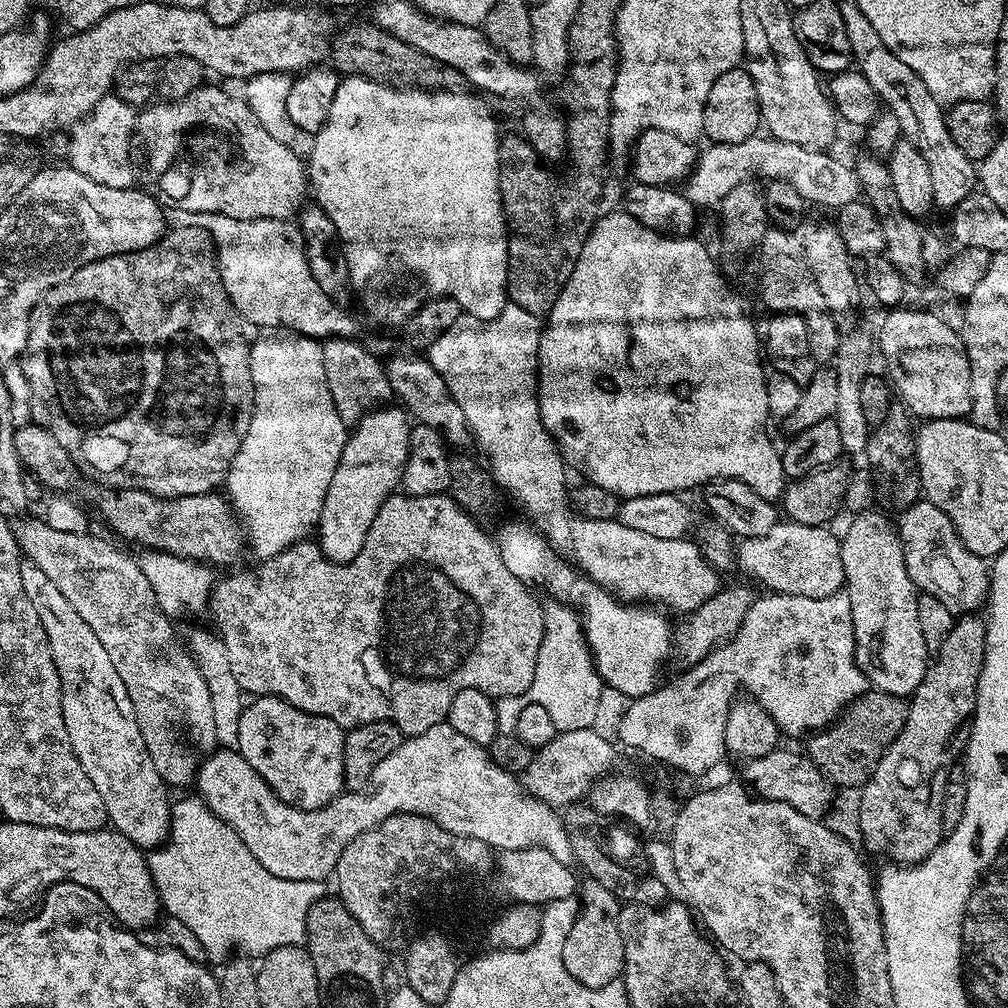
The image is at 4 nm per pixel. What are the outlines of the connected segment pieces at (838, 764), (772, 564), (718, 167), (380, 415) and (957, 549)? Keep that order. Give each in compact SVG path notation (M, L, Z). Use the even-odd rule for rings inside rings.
M869 690L852 701L827 728L807 737L806 755L821 769L833 785L859 789L878 766L882 754L898 738L906 722L908 700L902 696Z
M777 522L770 529L770 531L765 534L765 536L750 536L744 539L741 539L739 543L735 545L734 548L734 560L740 568L748 576L753 576L760 584L765 584L765 589L771 590L776 594L783 594L786 596L805 596L806 598L824 598L830 594L841 591L845 587L844 572L843 572L843 562L842 554L840 553L840 541L841 537L839 535L832 533L833 529L831 527L825 526L819 528L818 526L802 526L801 524L794 524L791 522Z
M757 134L746 138L746 142L737 144L709 143L707 147L705 152L703 149L697 155L692 173L682 184L685 198L694 206L719 205L720 200L726 198L730 190L734 190L734 186L747 180L755 181L757 178L764 182L790 182L790 186L794 186L794 190L798 190L798 194L802 194L802 198L809 205L821 204L824 208L832 208L831 210L839 210L846 206L846 202L854 202L862 192L855 171L847 163L824 150L794 146L792 142L775 140L767 134Z
M392 407L373 408L371 412L366 412L361 420L356 421L344 444L342 458L338 458L338 470L334 470L334 478L330 478L330 490L326 490L318 521L318 543L320 551L331 563L350 562L358 554L358 550L362 550L362 542L366 542L366 534L378 510L384 505L385 500L397 491L398 485L404 479L404 467L409 450L410 417L403 407Z
M918 499L916 504L901 511L899 516L898 531L902 554L905 556L906 572L912 579L914 588L925 596L938 598L938 602L942 602L942 606L946 606L946 610L950 610L953 614L979 613L985 607L988 599L989 565L981 557L975 556L970 550L966 550L962 538L958 538L958 534L953 530L950 518L946 518L942 514L942 510L938 510L938 506L934 506L929 500Z

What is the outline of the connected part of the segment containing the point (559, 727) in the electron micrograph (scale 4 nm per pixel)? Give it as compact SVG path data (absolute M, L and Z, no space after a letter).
M545 627L542 644L538 646L538 662L534 666L534 682L531 699L546 709L546 714L554 721L557 732L591 728L597 722L596 711L600 708L600 688L602 681L596 673L596 663L591 652L580 656L580 652L568 652L568 648L552 648L560 644L554 638L554 627Z

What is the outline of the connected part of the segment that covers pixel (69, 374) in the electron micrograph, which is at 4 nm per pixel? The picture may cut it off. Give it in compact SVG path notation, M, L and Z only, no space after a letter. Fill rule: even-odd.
M190 225L185 228L173 227L165 231L157 244L126 254L107 256L74 270L66 282L58 282L58 286L41 296L28 323L28 337L22 357L24 380L32 395L31 423L50 430L50 434L62 442L76 463L81 477L88 479L89 476L94 483L101 484L104 490L133 488L161 496L163 500L216 492L219 484L221 487L227 481L234 454L238 454L238 446L242 446L242 438L250 426L254 399L250 354L257 335L257 327L238 312L223 288L216 248L206 230Z

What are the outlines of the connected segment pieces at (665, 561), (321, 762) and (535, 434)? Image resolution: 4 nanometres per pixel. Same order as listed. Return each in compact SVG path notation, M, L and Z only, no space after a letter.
M587 518L573 519L566 536L569 541L572 539L572 552L580 571L625 602L643 602L687 614L715 595L722 584L716 577L717 569L704 559L699 543L691 544L688 538L654 538L642 530L630 530L616 520Z
M257 696L251 703L245 707L238 722L236 748L240 756L246 758L246 762L250 762L254 770L258 770L258 774L279 800L309 812L326 806L335 796L345 791L342 762L345 729L340 728L338 722L325 716L310 714L306 710L298 710L286 701L279 700L277 696Z
M509 302L493 320L461 315L460 319L454 322L454 326L447 328L426 349L427 355L434 358L438 374L442 374L454 402L462 406L462 414L466 418L473 441L553 440L540 417L540 407L536 397L538 383L536 359L541 331L541 317L530 314L530 310L522 310L522 306Z

